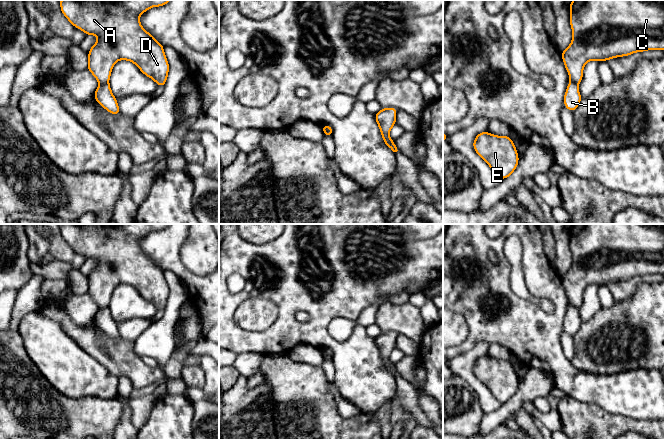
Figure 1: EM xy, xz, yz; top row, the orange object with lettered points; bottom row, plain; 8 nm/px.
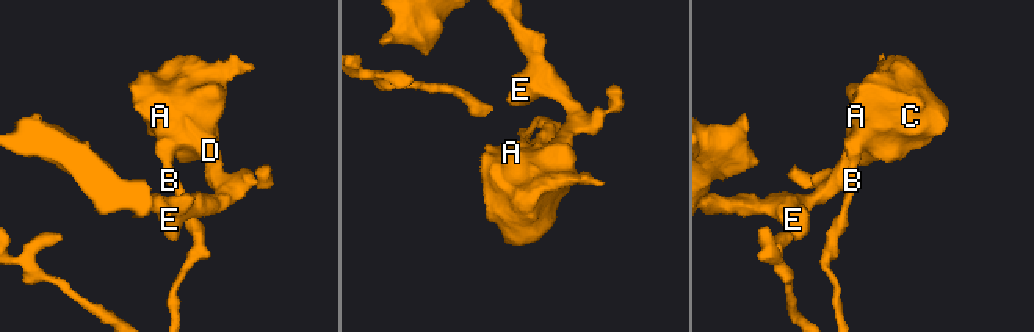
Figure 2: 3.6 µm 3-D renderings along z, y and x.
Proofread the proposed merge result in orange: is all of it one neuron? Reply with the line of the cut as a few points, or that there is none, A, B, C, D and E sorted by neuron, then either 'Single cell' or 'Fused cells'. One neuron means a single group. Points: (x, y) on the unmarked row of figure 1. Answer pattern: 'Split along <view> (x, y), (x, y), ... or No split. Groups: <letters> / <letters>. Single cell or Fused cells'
Split along xy (108, 306), (100, 308). Groups: A C D E / B. Fused cells

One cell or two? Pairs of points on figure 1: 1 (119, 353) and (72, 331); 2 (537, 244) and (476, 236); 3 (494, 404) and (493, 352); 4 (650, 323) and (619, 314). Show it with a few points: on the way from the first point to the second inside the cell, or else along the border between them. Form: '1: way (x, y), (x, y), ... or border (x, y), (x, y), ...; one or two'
1: way (107, 346), (84, 336); one
2: way (522, 234), (506, 234), (498, 242), (491, 242); one
3: border (490, 345), (485, 354); two
4: way (642, 323), (631, 323), (627, 320); one

